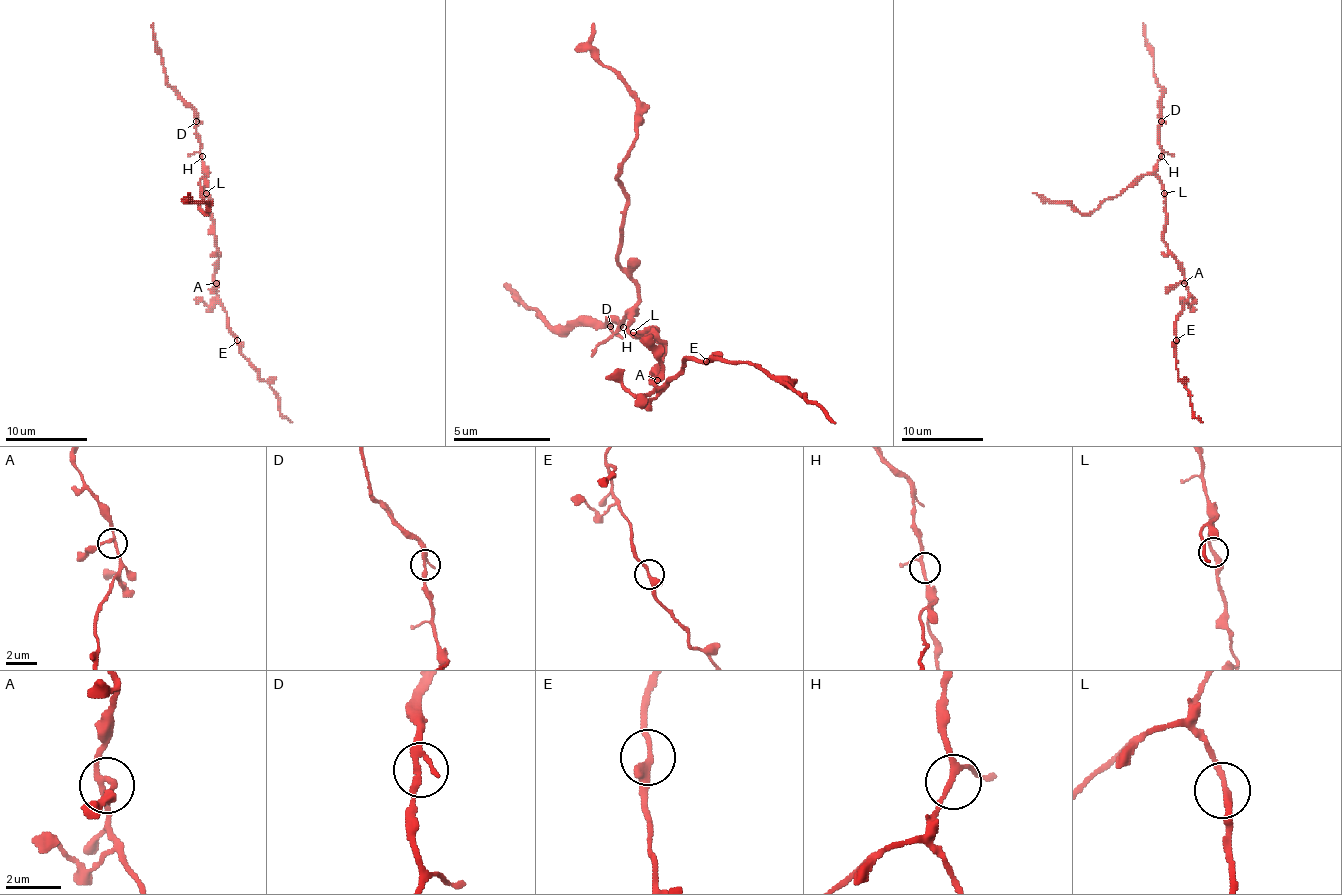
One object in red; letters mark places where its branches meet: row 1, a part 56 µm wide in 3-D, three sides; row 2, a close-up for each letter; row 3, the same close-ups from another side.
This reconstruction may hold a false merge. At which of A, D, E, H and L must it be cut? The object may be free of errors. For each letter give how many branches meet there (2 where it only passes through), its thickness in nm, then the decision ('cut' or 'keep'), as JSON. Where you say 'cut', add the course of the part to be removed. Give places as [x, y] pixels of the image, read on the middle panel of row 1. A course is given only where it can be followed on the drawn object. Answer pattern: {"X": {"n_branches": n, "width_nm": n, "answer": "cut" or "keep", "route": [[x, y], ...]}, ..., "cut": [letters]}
{"A": {"n_branches": 3, "width_nm": 170, "answer": "keep"}, "D": {"n_branches": 3, "width_nm": 190, "answer": "keep"}, "E": {"n_branches": 2, "width_nm": 280, "answer": "keep"}, "H": {"n_branches": 3, "width_nm": 180, "answer": "keep"}, "L": {"n_branches": 2, "width_nm": 240, "answer": "keep"}, "cut": []}

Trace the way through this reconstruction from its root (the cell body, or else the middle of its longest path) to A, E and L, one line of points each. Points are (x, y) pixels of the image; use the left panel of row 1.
A: (214, 232), (218, 248), (218, 262), (214, 271), (216, 283)
E: (214, 232), (218, 248), (218, 262), (214, 271), (216, 301), (227, 314), (229, 330), (237, 340)
L: (214, 232), (206, 193)

